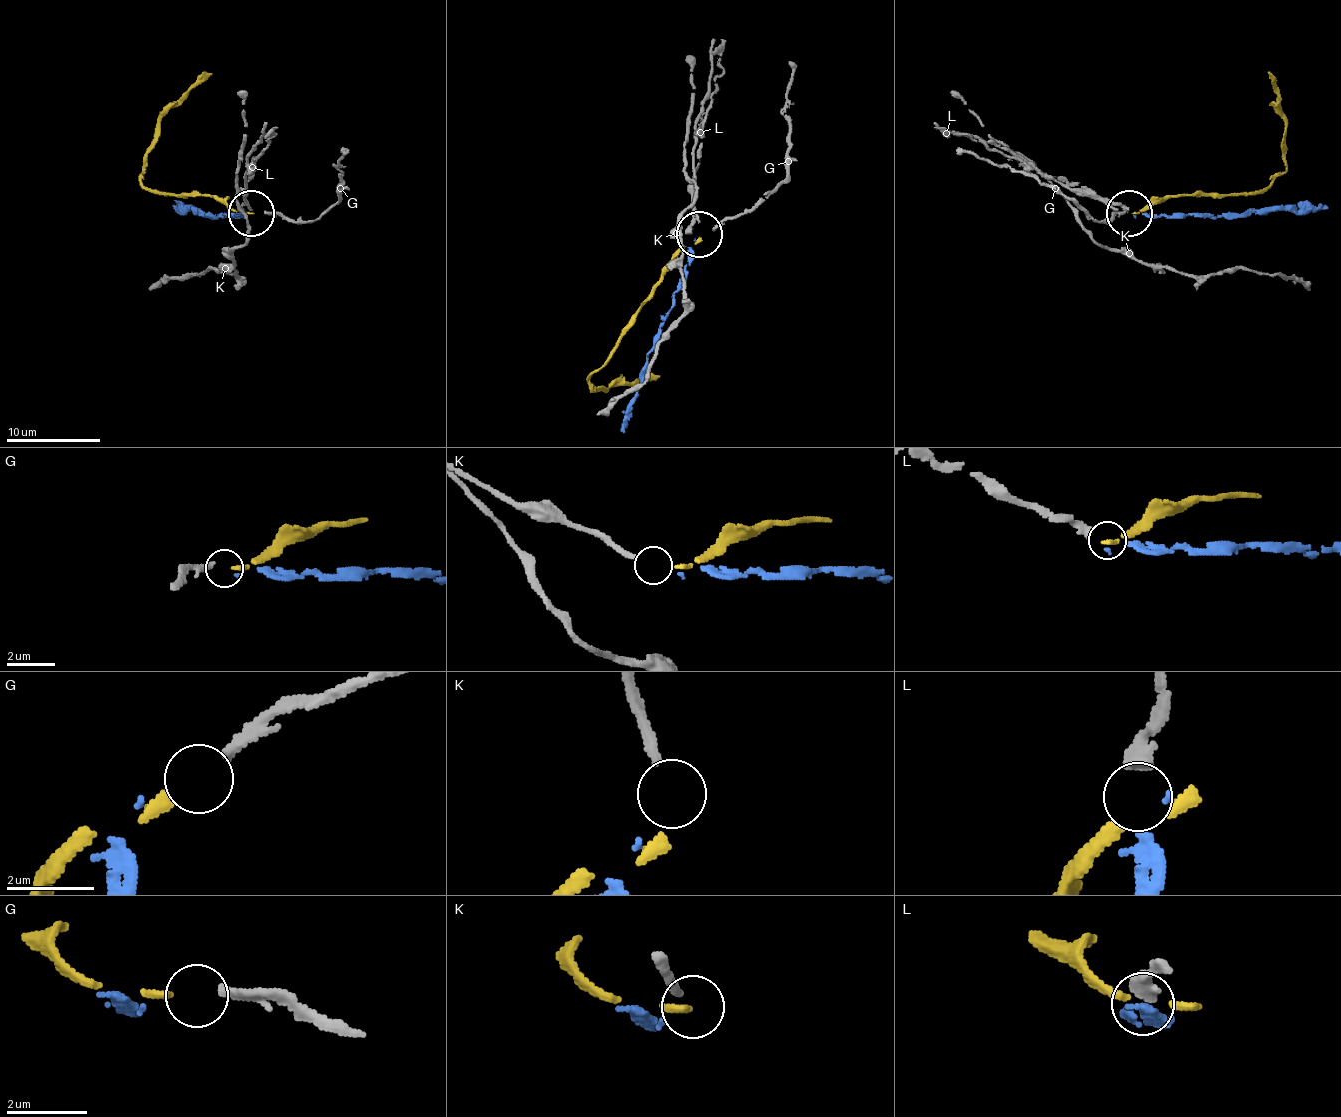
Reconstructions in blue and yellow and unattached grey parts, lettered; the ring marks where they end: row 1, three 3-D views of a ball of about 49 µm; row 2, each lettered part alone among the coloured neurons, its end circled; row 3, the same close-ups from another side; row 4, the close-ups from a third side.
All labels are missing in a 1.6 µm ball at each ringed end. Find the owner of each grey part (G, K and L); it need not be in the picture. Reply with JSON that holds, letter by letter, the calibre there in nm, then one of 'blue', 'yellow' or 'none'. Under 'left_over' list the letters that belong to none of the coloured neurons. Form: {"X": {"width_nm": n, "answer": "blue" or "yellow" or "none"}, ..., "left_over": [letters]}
{"G": {"width_nm": 240, "answer": "yellow"}, "K": {"width_nm": 220, "answer": "none"}, "L": {"width_nm": 400, "answer": "blue"}, "left_over": ["K"]}

